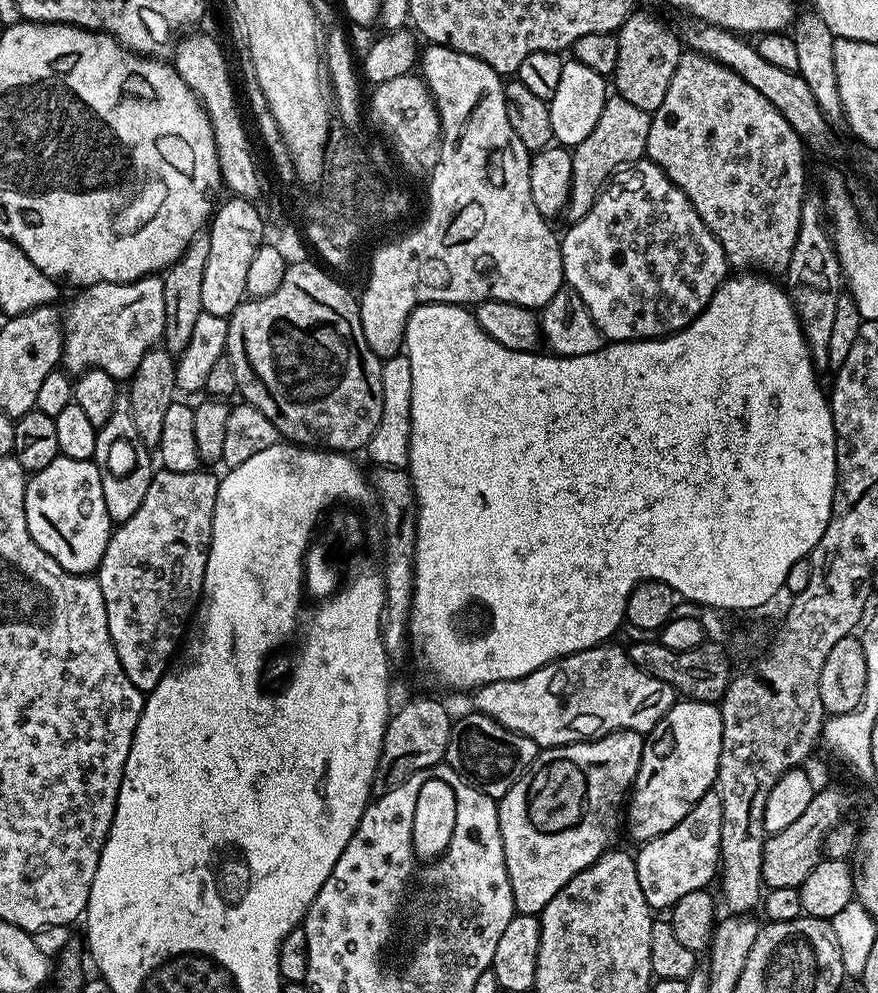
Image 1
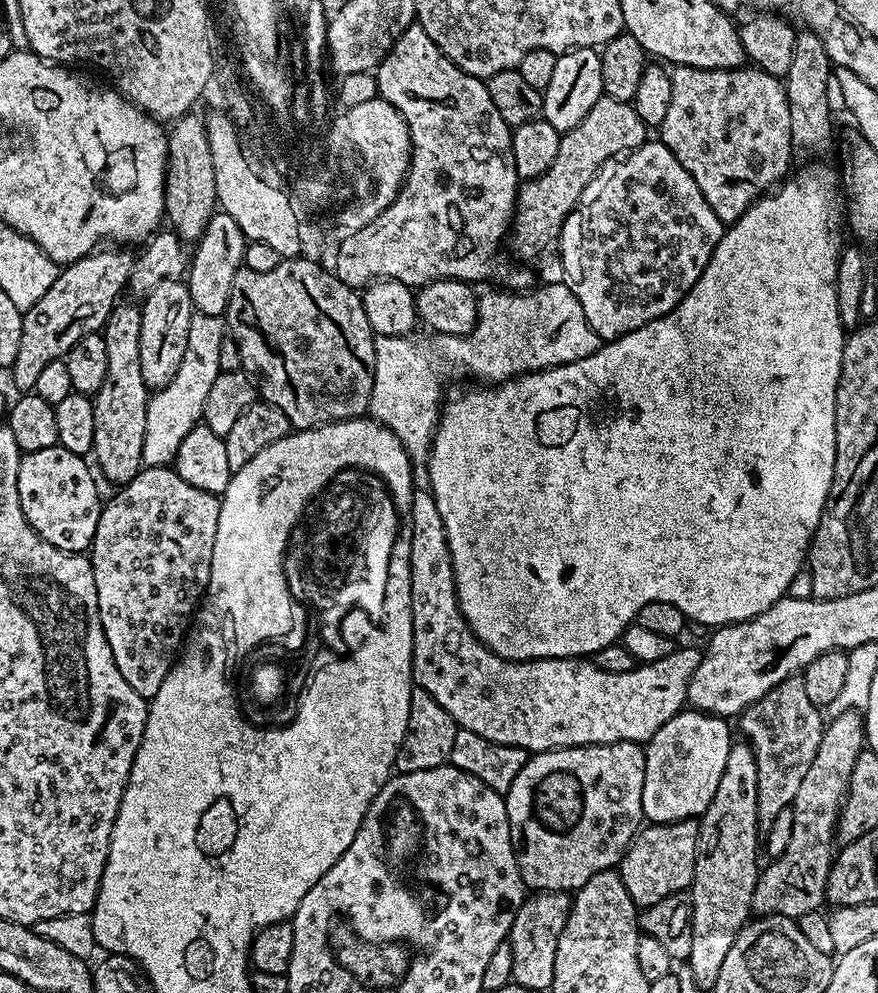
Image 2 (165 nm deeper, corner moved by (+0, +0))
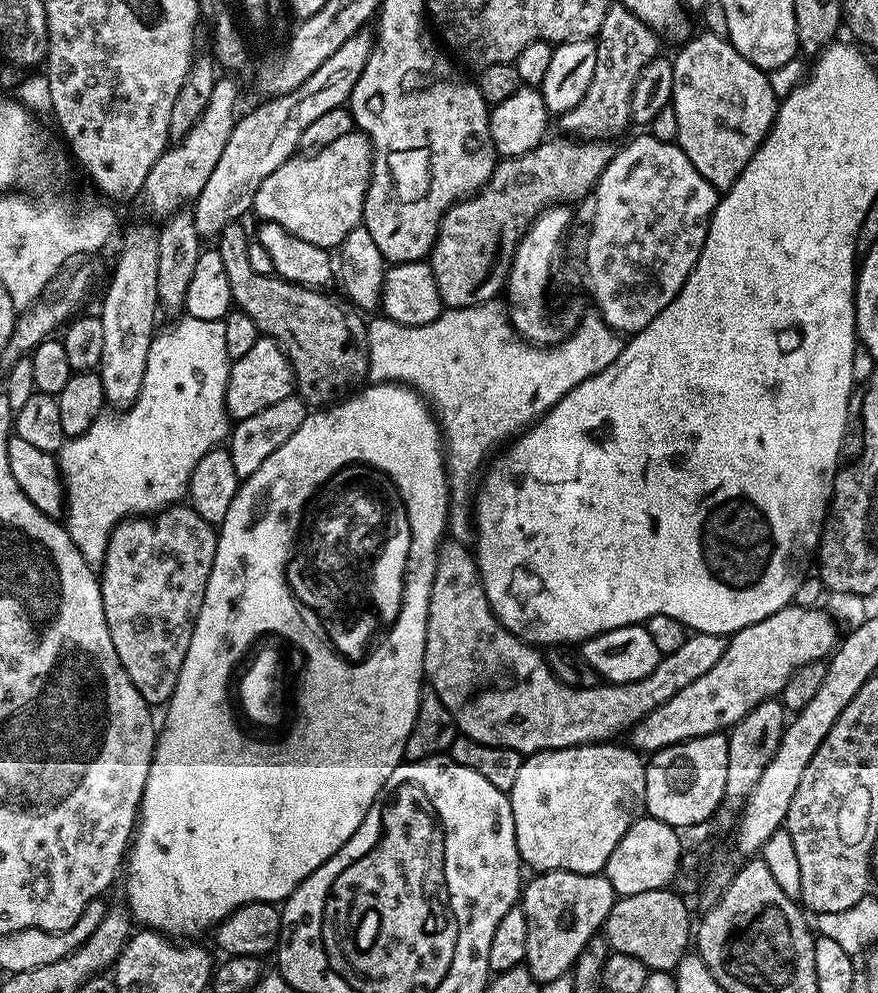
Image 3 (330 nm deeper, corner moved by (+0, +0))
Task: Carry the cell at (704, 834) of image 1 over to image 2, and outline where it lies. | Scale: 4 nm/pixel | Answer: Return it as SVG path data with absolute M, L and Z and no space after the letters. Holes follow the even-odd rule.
M680 820L676 824L652 824L636 833L635 840L621 858L618 871L630 898L641 909L654 906L667 896L685 891L694 878L696 847L700 837L700 825L696 820Z

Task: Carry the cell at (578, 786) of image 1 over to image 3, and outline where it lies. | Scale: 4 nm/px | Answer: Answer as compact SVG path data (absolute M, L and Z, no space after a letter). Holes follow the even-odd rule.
M597 742L595 744L581 744L574 748L553 748L546 752L533 752L524 761L524 765L518 770L518 778L514 781L510 793L512 809L514 810L514 830L516 831L516 845L521 861L528 864L537 873L542 872L577 872L578 874L590 874L591 876L603 873L606 866L606 858L614 851L614 846L622 842L622 834L630 830L635 820L645 815L644 799L646 798L646 763L645 757L631 746L619 748L616 742Z

